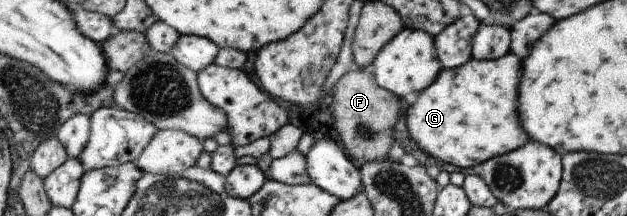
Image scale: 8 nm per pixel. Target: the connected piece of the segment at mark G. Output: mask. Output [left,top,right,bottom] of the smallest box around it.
[402,54,530,169]

